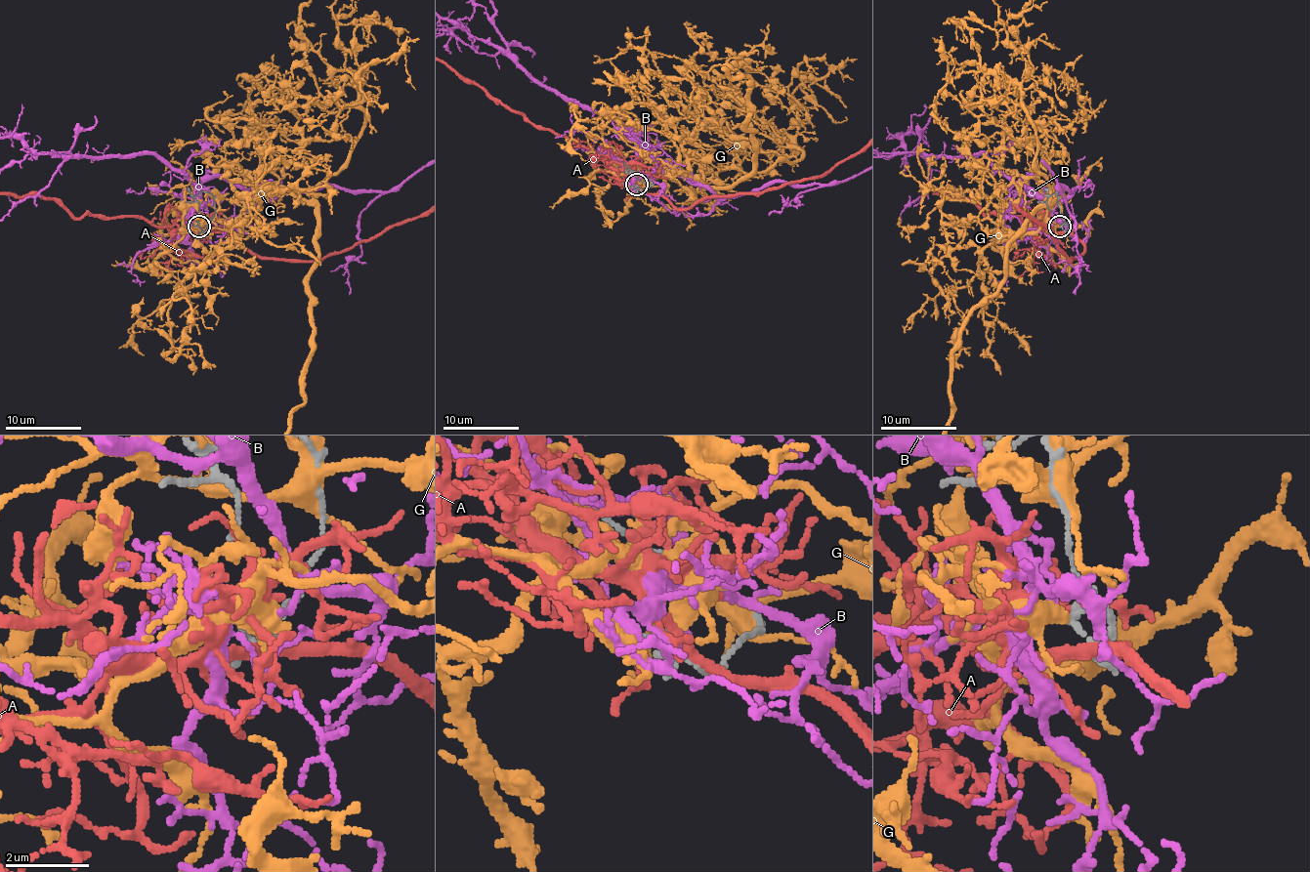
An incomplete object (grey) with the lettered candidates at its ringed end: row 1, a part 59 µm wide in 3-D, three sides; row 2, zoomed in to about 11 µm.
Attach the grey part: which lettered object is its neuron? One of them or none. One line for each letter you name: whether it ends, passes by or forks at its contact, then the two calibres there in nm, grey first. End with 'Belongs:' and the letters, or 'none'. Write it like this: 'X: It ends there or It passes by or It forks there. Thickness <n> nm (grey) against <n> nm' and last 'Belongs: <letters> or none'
B: It passes by. Thickness 150 nm (grey) against 120 nm
Belongs: B

